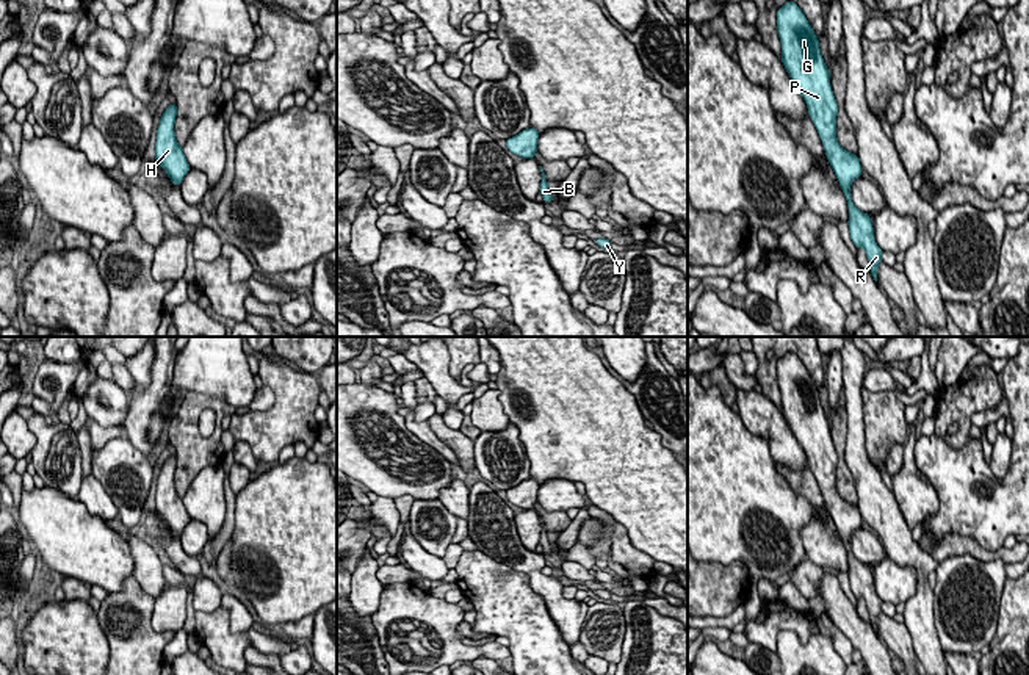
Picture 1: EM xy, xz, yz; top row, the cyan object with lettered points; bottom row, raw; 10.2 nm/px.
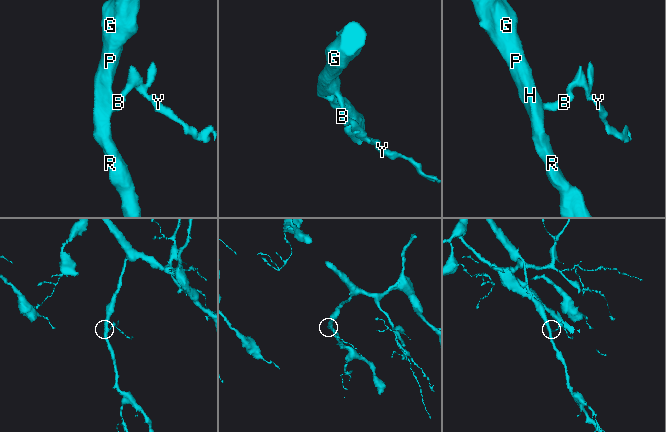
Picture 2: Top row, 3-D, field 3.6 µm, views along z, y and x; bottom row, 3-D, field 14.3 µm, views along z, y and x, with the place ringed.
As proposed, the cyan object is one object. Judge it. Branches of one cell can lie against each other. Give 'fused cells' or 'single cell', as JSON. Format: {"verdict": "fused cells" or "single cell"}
{"verdict": "single cell"}

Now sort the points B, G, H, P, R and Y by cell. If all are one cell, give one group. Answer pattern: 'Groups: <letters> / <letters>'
Groups: B G H P R Y

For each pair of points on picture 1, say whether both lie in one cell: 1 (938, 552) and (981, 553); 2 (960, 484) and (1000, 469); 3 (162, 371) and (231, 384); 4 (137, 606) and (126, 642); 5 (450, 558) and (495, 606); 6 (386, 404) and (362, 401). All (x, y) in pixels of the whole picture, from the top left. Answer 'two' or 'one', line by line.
1: one
2: two
3: two
4: one
5: two
6: one

